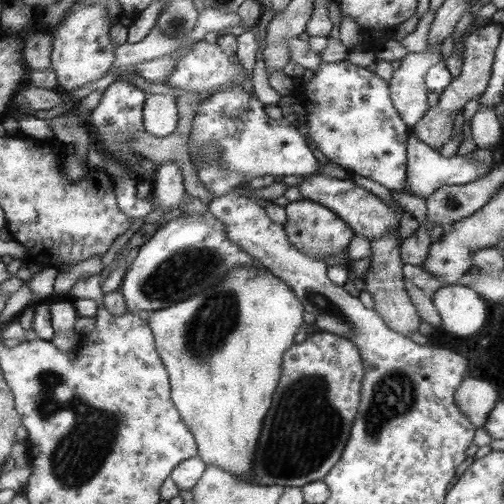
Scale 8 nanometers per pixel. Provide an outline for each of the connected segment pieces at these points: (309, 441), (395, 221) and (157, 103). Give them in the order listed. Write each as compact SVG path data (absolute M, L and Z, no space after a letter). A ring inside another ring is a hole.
M318 331L285 353L284 370L257 442L253 468L241 480L250 484L283 487L308 485L328 476L348 445L361 405L365 363L357 343Z
M316 173L306 176L306 179L298 186L298 190L303 199L310 199L322 206L329 207L346 222L347 227L353 229L355 234L362 234L370 241L386 236L400 226L400 216L372 192L364 190L350 179L338 180Z
M149 94L144 106L145 131L156 138L174 133L180 120L177 97L171 94Z

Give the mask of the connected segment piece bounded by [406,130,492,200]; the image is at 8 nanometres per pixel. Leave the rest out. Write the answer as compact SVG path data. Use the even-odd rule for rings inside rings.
M412 130L409 134L408 143L408 174L409 184L406 186L408 193L420 199L428 199L435 191L438 191L442 186L466 185L484 178L486 173L492 169L492 166L487 167L480 162L473 160L473 157L468 156L442 156L437 150L432 150L416 137L416 130Z

